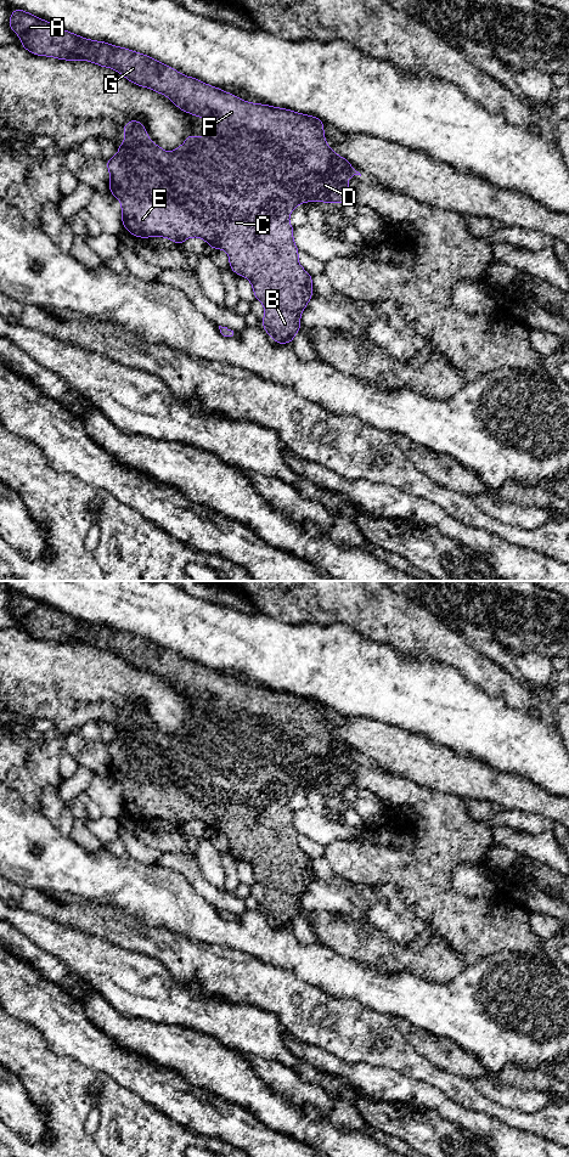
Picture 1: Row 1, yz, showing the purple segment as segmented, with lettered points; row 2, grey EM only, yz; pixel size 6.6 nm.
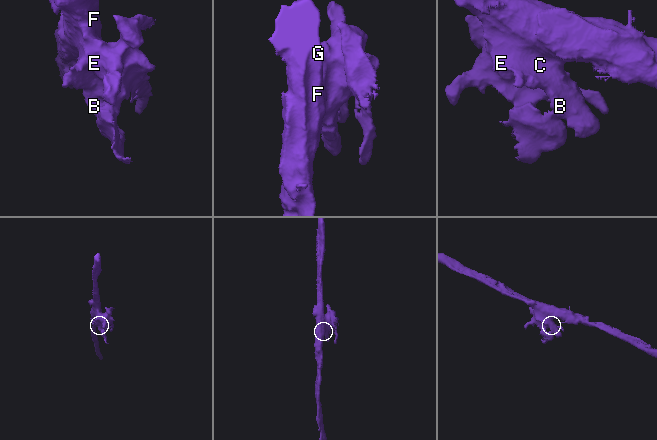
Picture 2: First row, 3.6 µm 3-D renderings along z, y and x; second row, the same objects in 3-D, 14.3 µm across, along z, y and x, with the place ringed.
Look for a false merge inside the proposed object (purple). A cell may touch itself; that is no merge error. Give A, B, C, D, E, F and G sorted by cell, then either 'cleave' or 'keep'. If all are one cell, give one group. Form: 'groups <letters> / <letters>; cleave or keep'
groups A B C D E F G; keep

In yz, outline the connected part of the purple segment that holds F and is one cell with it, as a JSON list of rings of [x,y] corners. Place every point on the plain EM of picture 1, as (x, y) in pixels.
[[[19,592],[11,597],[9,606],[12,615],[19,619],[22,630],[36,639],[67,644],[84,643],[109,650],[139,670],[164,677],[181,694],[212,705],[205,718],[196,722],[187,717],[186,726],[174,735],[165,735],[153,727],[141,705],[128,705],[123,715],[125,726],[118,728],[119,735],[116,740],[106,744],[111,758],[109,775],[120,784],[123,811],[133,819],[168,820],[179,829],[186,822],[202,820],[213,833],[226,834],[233,857],[250,864],[254,882],[264,888],[261,908],[265,915],[278,927],[293,926],[295,916],[302,913],[300,897],[312,880],[312,859],[298,845],[299,833],[293,825],[294,812],[288,805],[289,797],[303,785],[354,788],[347,763],[353,758],[361,760],[345,741],[327,729],[325,705],[280,690],[246,685],[221,672],[182,659],[150,639],[81,621]]]

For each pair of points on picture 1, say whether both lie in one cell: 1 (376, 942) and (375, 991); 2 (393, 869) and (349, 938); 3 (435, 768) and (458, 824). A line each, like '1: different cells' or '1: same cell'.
1: different cells
2: different cells
3: different cells

